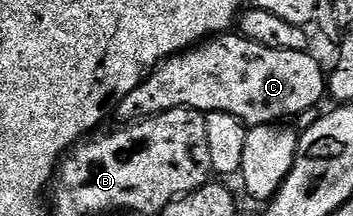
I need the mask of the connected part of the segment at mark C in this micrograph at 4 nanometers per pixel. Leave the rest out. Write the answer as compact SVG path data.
M241 33L216 35L158 64L139 87L117 104L116 115L118 111L122 121L141 121L177 107L191 107L203 113L227 111L245 123L247 128L281 124L288 121L284 119L312 110L321 101L322 95L324 99L327 94L327 72L322 72L321 65L312 56L310 51L268 49L264 45L256 45L256 41L248 41Z

